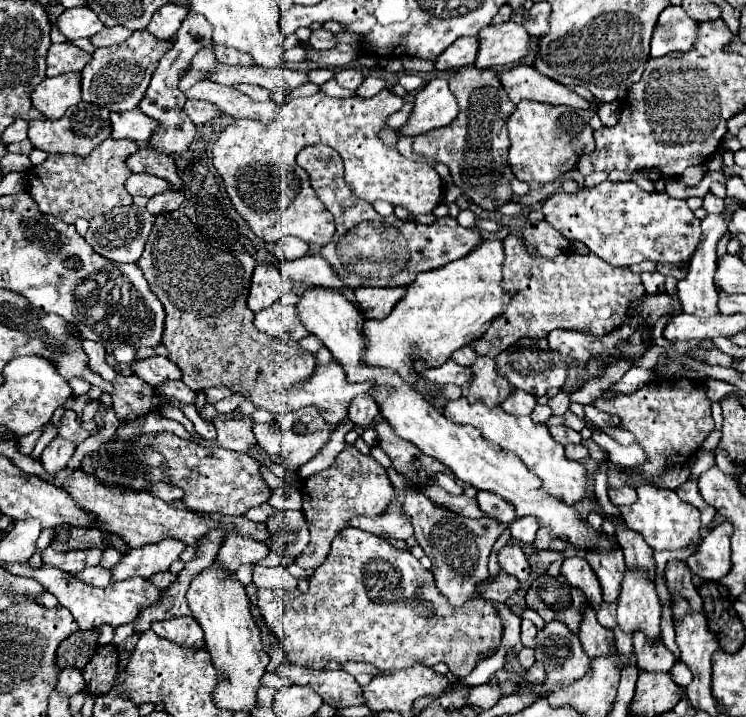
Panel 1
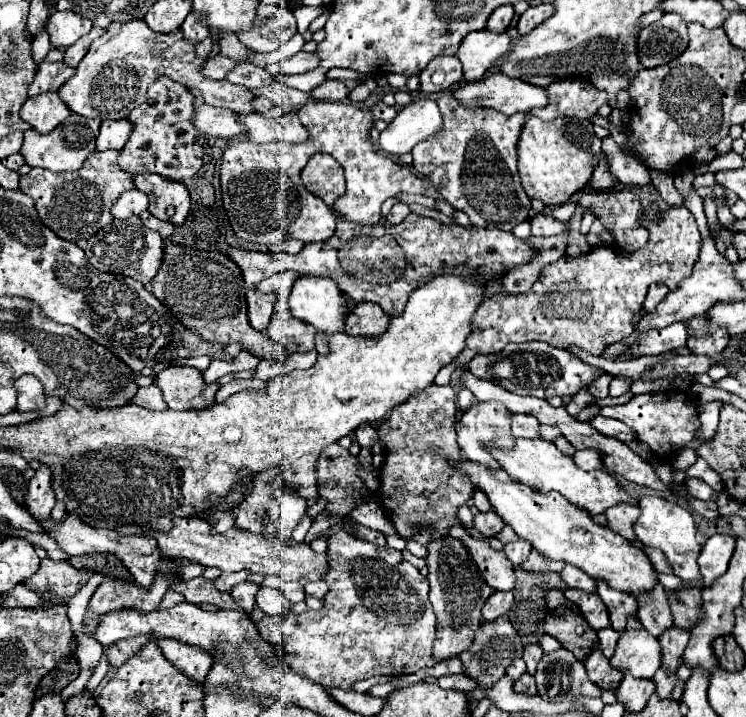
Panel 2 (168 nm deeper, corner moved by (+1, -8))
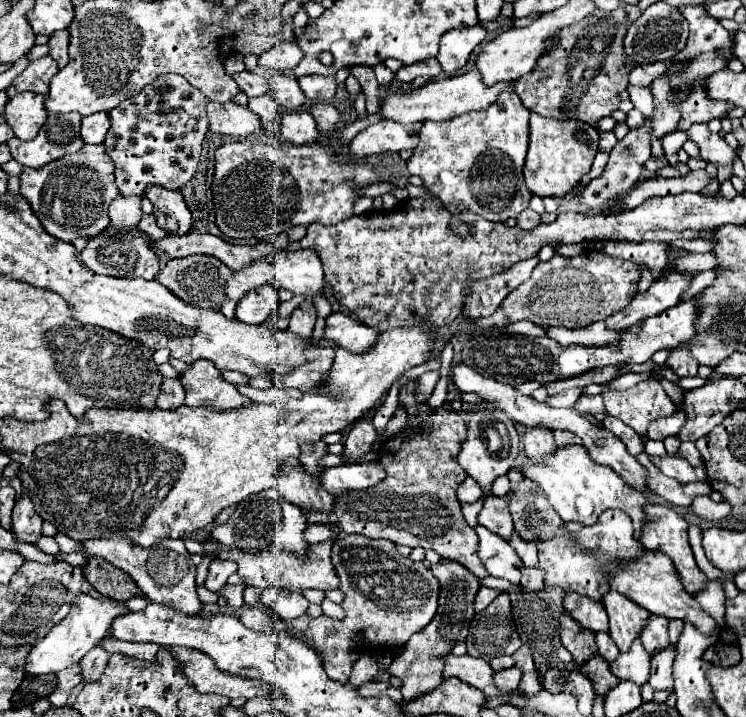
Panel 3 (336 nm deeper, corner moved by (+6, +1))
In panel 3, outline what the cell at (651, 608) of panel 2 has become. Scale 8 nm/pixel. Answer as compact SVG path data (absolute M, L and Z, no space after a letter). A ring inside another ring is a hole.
M652 615L646 629L640 635L642 645L648 649L648 655L658 653L658 649L666 649L666 645L670 645L668 639L668 619Z

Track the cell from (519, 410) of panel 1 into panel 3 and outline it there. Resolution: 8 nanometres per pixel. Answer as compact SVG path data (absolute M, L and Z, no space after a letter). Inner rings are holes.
M534 427L534 429L526 429L524 433L524 451L530 459L542 463L546 461L546 457L550 457L550 453L556 447L554 443L554 437L552 437L552 431L546 429L546 427Z

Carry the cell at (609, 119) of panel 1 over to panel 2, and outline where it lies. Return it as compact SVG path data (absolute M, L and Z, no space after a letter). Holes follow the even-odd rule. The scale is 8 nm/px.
M613 136L603 138L603 154L609 158L611 172L617 176L619 184L633 184L633 186L649 186L651 172L637 162L635 158L627 158L619 148Z

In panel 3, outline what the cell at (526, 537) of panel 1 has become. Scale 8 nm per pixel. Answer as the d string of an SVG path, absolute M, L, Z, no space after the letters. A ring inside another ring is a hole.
M478 525L476 535L480 537L480 547L478 547L478 557L484 563L486 571L494 577L508 579L512 583L520 583L522 579L522 561L512 549L508 541L502 537L490 533L486 527Z

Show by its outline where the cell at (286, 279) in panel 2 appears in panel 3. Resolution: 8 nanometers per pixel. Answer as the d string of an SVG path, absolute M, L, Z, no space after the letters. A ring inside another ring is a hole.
M266 259L254 261L254 265L248 265L246 269L232 273L232 277L226 281L226 291L224 291L226 299L220 307L220 313L228 319L236 319L235 309L238 301L250 289L256 289L256 287L272 283L272 281L274 281L274 269L272 269L272 263Z

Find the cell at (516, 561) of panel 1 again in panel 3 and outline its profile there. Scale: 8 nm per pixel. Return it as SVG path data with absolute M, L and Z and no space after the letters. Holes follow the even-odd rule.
M410 381L400 391L400 401L406 403L408 421L414 421L416 427L410 427L410 423L394 437L386 439L382 443L380 463L386 469L386 479L370 489L358 491L358 493L344 493L342 497L334 497L332 511L304 511L308 525L338 525L344 535L366 535L370 539L388 539L396 545L408 545L408 547L422 547L422 549L434 549L444 559L456 561L470 569L476 577L486 577L486 569L482 561L478 559L478 535L474 529L468 527L464 521L460 503L456 499L456 487L466 479L466 471L458 465L458 453L462 449L462 441L466 441L466 423L460 417L460 413L450 409L436 409L432 411L428 405L416 405L414 401L414 381ZM424 421L432 423L432 429L424 429Z

